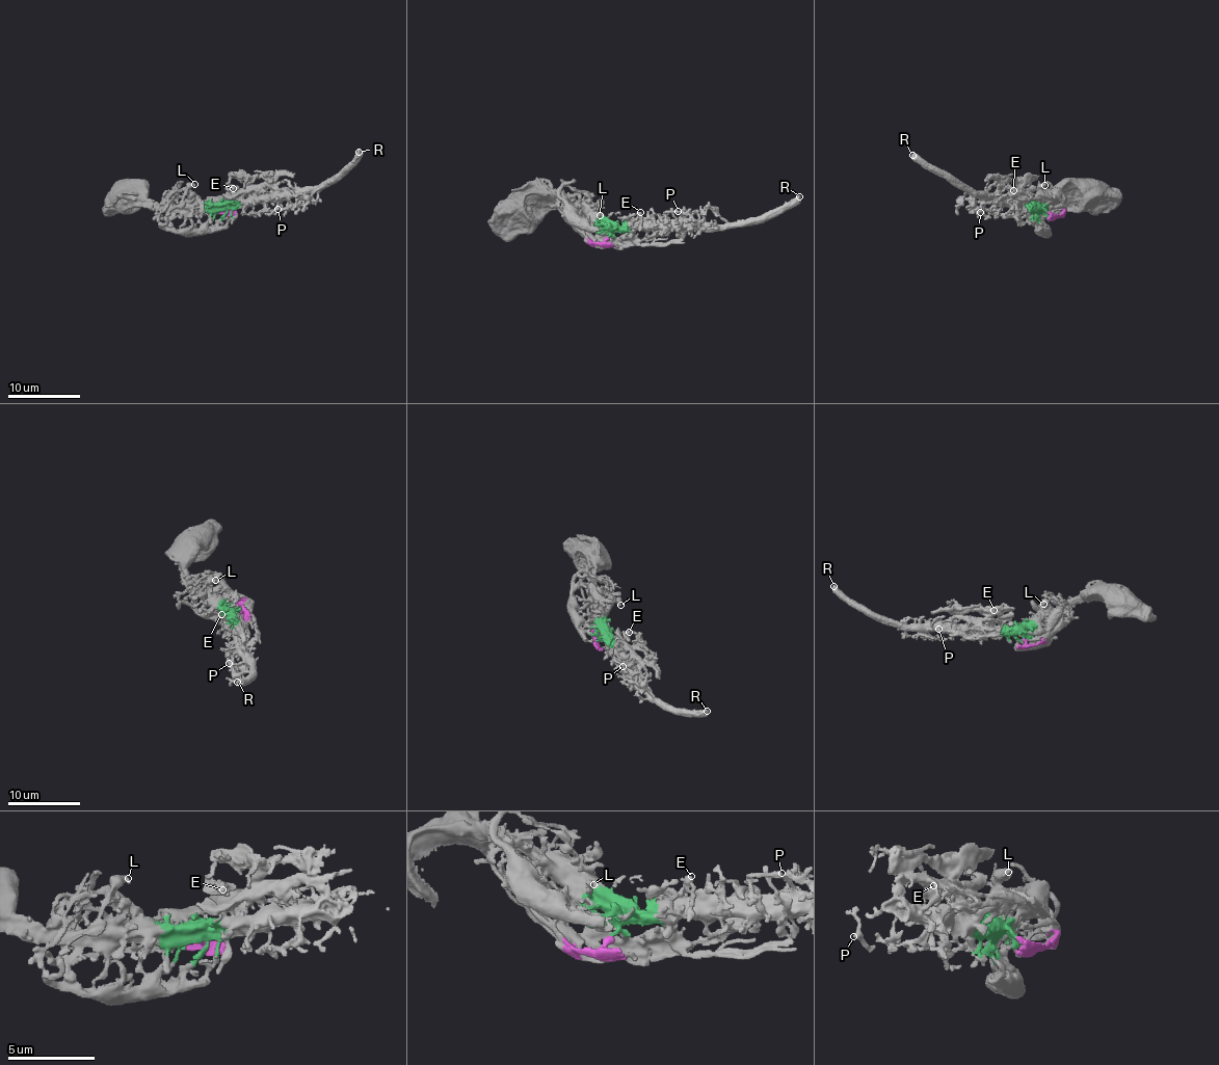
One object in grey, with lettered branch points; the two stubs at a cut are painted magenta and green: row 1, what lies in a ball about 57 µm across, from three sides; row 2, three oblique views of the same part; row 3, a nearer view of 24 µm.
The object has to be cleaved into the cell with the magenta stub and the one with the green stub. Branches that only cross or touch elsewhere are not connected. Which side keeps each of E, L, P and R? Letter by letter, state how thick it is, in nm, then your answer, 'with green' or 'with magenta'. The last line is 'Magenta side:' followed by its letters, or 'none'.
E: 400 nm thick; with magenta
L: 550 nm thick; with green
P: 190 nm thick; with green
R: 600 nm thick; with green
Magenta side: E

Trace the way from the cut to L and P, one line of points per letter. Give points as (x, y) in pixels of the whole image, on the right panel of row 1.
L: (1047, 212), (1036, 198), (1044, 184)
P: (1047, 212), (1011, 208), (989, 200), (980, 212)

